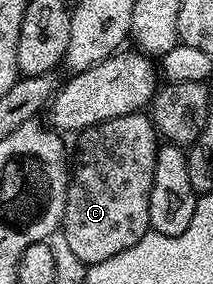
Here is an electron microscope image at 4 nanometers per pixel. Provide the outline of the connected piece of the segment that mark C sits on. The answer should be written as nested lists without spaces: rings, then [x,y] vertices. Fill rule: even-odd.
[[[139,111],[93,125],[81,134],[80,140],[82,154],[78,157],[78,166],[75,169],[73,166],[72,180],[66,190],[66,210],[60,232],[67,237],[76,258],[89,267],[98,265],[104,259],[112,259],[112,255],[120,255],[120,251],[128,251],[128,247],[140,243],[144,234],[151,232],[148,203],[160,137],[153,120],[145,112]]]

